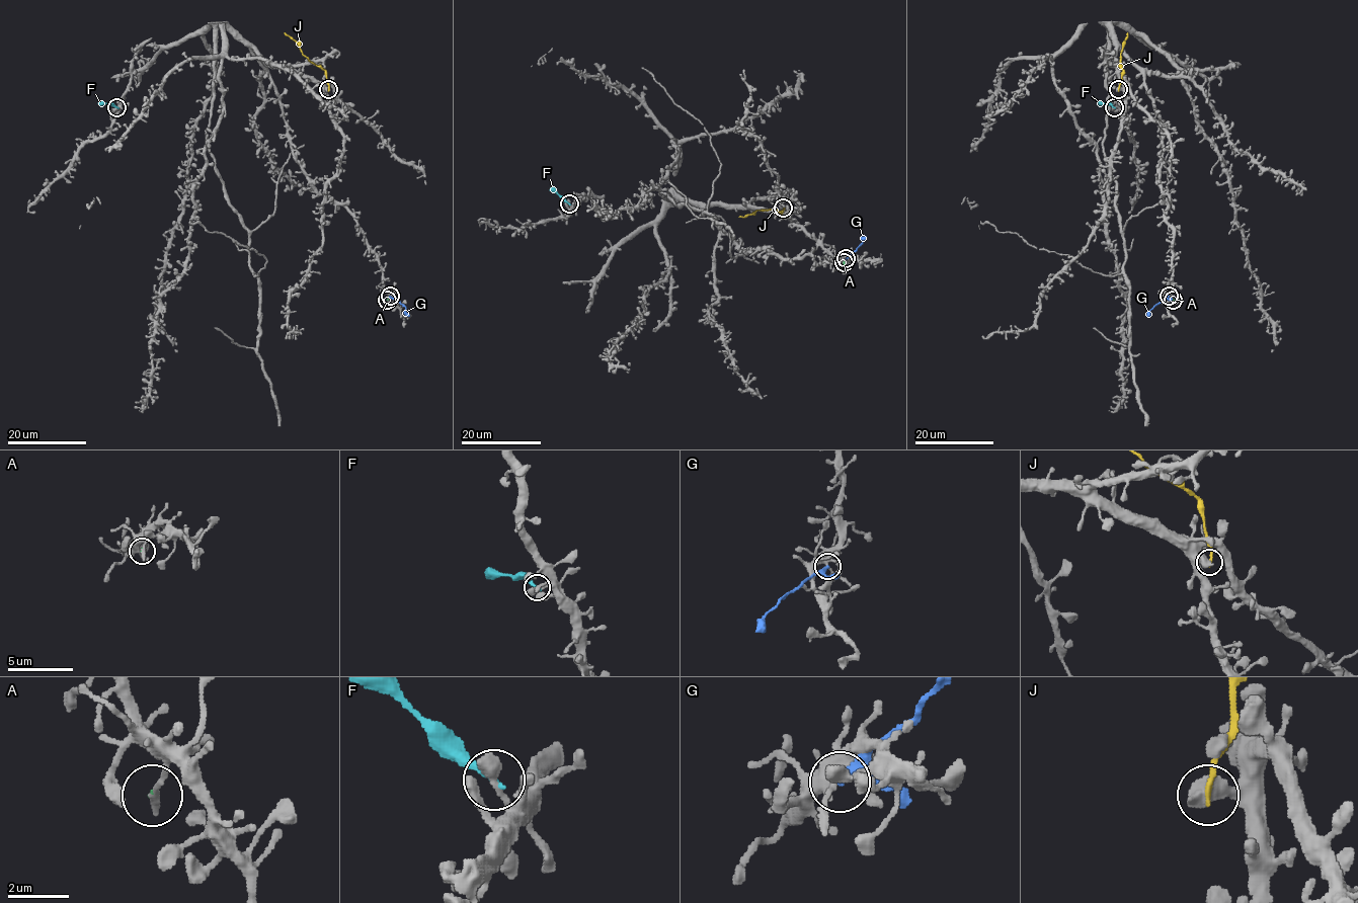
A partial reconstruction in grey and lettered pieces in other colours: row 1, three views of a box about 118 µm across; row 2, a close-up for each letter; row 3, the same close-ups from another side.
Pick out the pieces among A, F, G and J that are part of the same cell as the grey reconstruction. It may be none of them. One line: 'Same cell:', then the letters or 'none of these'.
Same cell: none of these

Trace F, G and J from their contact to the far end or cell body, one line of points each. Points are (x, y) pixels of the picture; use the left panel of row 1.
F: (116, 107), (98, 103)
G: (390, 297), (406, 308), (409, 316)
J: (328, 89), (326, 72), (303, 55), (299, 46), (285, 32)

